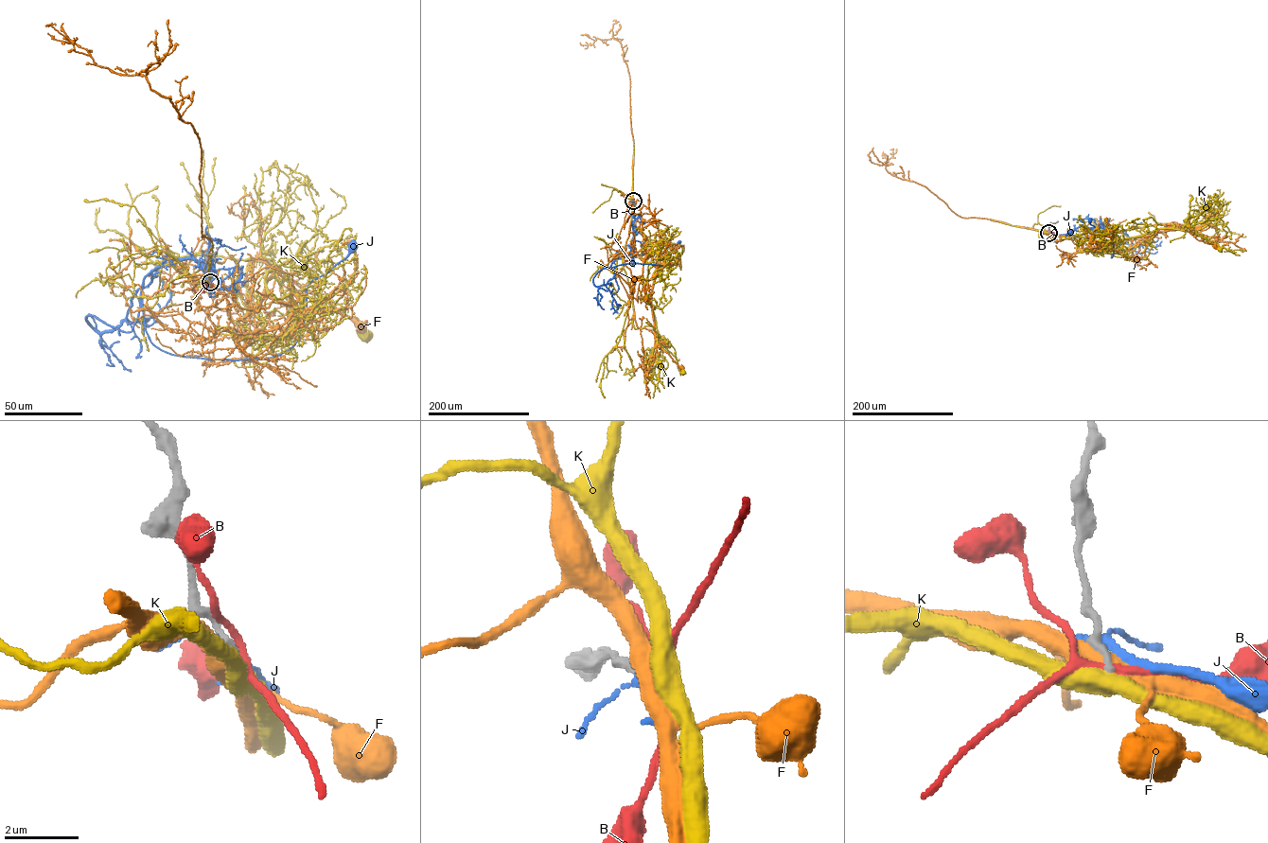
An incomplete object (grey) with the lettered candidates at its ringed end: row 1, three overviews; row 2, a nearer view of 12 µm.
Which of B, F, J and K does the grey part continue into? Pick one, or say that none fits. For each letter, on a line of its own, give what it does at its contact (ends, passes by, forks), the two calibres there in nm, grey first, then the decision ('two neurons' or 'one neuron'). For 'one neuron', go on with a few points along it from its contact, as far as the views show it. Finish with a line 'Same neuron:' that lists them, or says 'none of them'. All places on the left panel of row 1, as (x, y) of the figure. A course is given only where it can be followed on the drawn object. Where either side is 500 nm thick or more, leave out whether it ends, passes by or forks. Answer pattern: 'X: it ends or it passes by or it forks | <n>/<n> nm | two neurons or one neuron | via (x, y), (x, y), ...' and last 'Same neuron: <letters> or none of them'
B: it forks | 200/170 nm | two neurons
F: 260/550 nm | two neurons
J: it passes by | 280/190 nm | two neurons
K: 180/500 nm | two neurons
Same neuron: none of them

